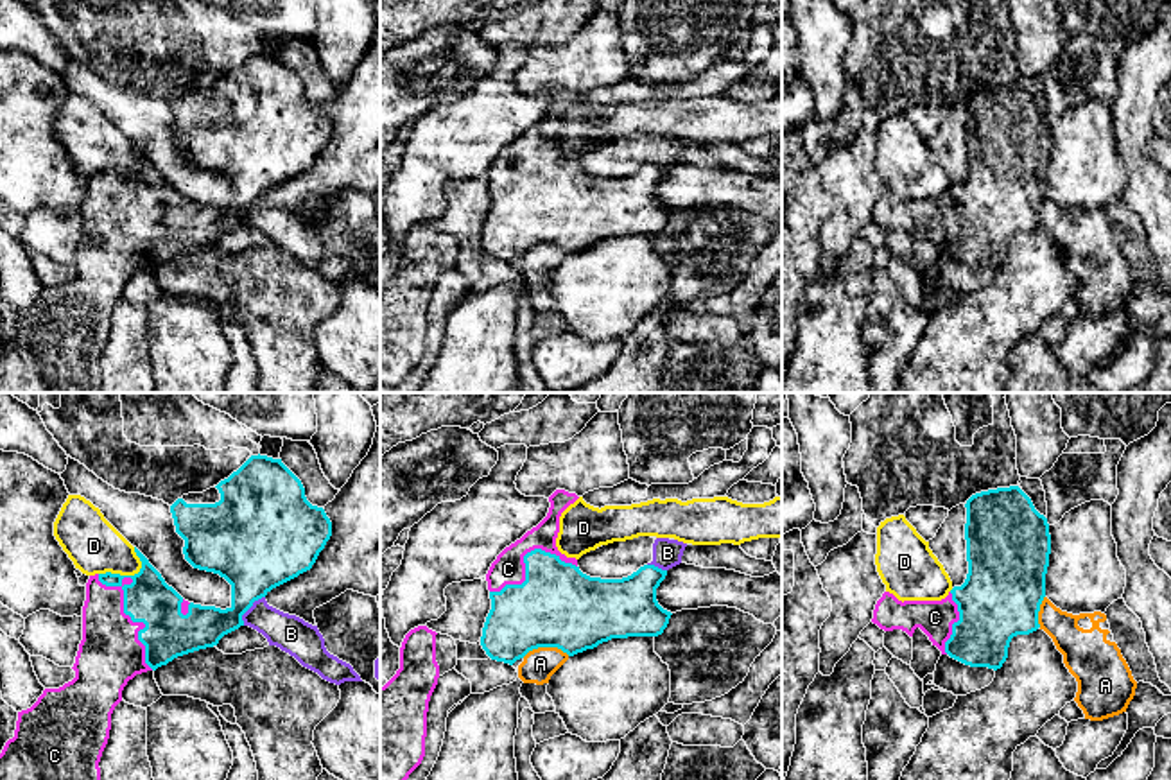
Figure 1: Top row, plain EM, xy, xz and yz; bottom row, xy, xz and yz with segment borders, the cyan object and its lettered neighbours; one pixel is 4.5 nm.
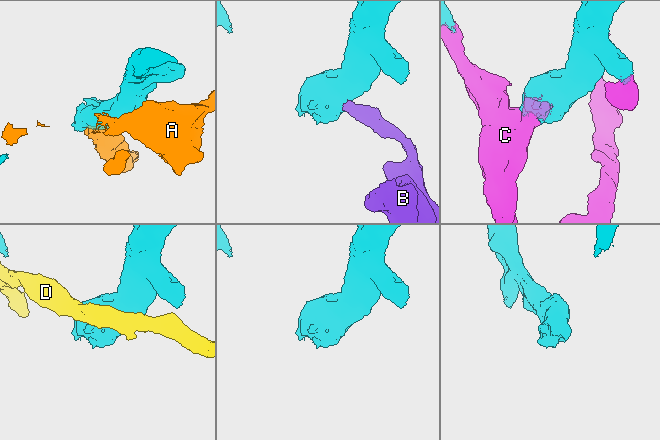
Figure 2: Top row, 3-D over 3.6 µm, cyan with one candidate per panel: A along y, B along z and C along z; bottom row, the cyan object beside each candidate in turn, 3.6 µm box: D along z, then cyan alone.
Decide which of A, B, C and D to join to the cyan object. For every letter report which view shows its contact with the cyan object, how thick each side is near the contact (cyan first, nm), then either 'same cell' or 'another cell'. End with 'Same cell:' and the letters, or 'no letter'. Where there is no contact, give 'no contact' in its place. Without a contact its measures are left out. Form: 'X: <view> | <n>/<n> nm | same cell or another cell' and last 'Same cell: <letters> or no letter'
A: xz | 360/150 nm | another cell
B: xy | 380/160 nm | another cell
C: xy | 220/280 nm | same cell
D: xy | 220/240 nm | another cell
Same cell: C

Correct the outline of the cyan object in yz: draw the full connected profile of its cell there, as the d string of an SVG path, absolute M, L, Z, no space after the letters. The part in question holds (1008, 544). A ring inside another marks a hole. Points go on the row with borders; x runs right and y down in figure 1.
M1019 486L976 493L965 507L965 583L941 601L902 602L884 592L872 622L909 637L920 628L941 654L997 671L1008 658L1011 638L1040 628L1049 524Z

